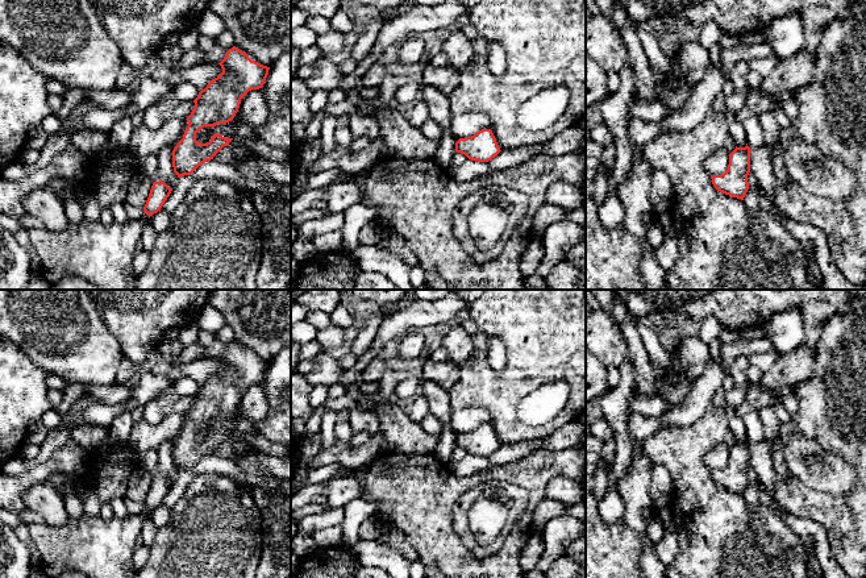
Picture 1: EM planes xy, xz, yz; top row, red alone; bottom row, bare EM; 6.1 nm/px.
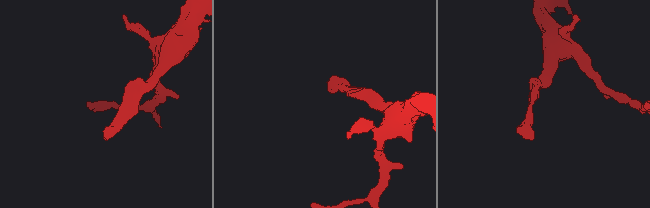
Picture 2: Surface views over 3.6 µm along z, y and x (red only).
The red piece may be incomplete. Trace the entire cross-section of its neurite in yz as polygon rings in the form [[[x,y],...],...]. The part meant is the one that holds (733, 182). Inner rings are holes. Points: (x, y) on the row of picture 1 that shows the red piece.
[[[748,146],[737,147],[729,154],[728,170],[721,175],[712,175],[712,184],[715,188],[725,195],[744,200],[749,182],[750,172],[750,151]]]

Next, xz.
[[[482,129],[471,137],[459,138],[455,151],[465,154],[471,161],[488,162],[501,150],[491,129]]]

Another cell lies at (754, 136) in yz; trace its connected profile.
[[[749,117],[744,121],[746,142],[750,149],[765,145],[765,136],[758,117]]]

